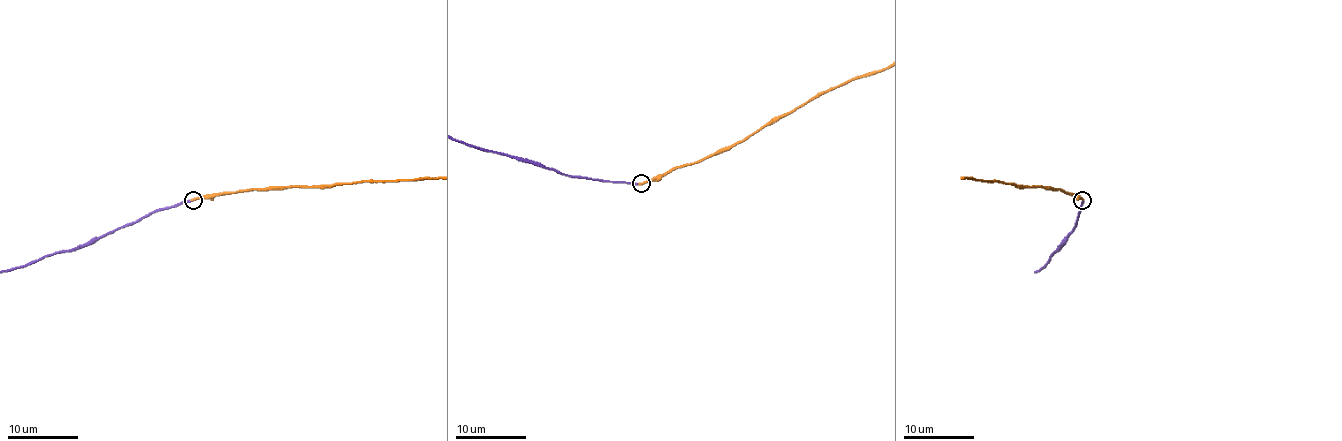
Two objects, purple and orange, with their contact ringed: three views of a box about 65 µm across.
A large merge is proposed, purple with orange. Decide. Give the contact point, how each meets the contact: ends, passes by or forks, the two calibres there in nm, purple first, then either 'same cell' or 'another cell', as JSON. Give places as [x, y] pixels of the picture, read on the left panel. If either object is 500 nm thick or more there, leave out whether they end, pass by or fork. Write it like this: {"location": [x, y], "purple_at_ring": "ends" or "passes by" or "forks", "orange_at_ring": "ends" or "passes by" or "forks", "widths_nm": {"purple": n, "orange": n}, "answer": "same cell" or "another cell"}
{"location": [193, 200], "purple_at_ring": "ends", "orange_at_ring": "ends", "widths_nm": {"purple": 170, "orange": 220}, "answer": "same cell"}

